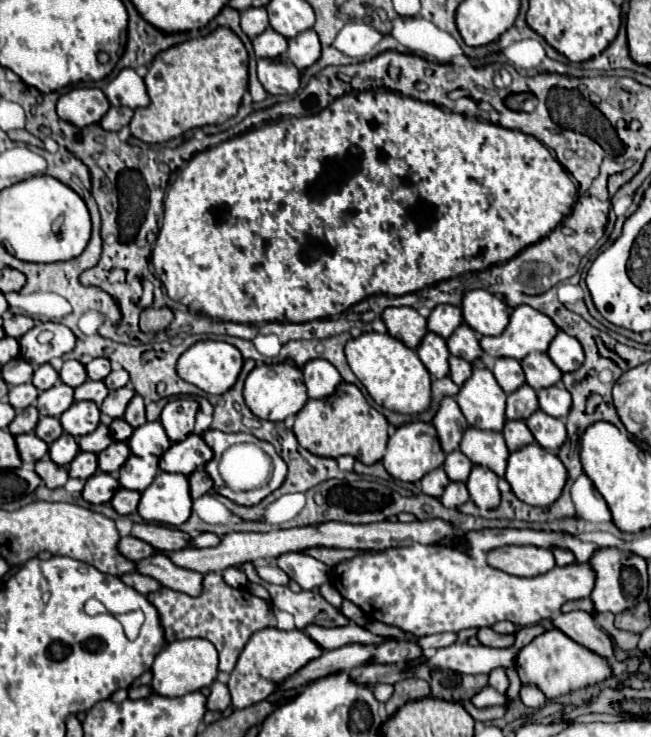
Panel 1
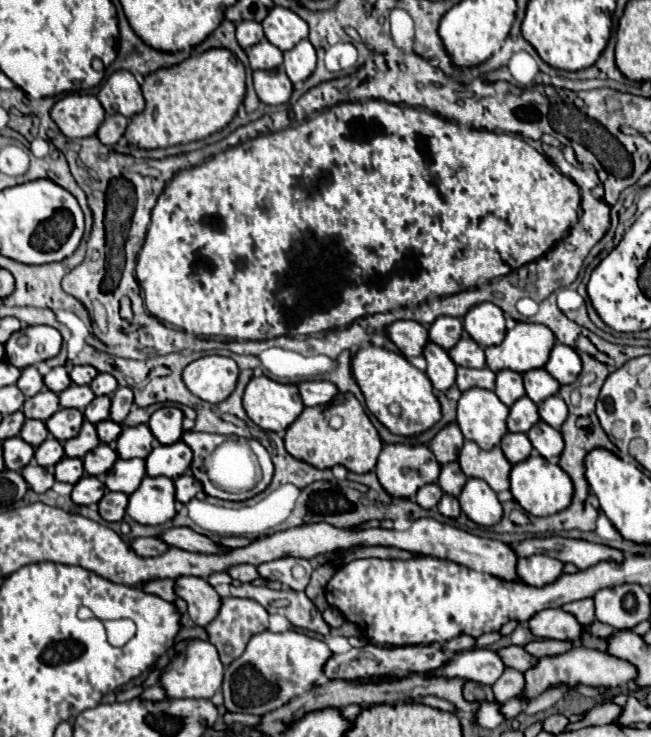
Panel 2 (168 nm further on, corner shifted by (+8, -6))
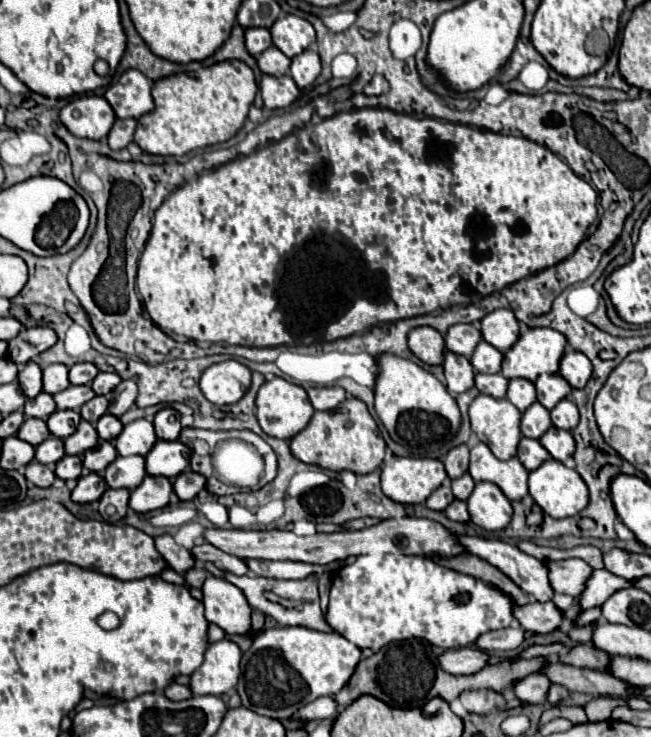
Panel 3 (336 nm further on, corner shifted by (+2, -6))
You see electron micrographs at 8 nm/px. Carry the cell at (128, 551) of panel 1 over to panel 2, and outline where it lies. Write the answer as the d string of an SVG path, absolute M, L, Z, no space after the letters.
M154 536L154 538L136 538L136 540L130 542L130 546L136 550L138 556L160 556L170 548L158 536Z

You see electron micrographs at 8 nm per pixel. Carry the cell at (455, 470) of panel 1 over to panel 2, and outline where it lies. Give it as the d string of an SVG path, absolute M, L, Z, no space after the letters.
M450 462L450 464L444 464L444 466L442 466L438 484L440 484L440 488L442 488L446 494L450 494L450 496L460 496L466 480L468 480L468 478L464 476L460 464L458 464L458 462Z

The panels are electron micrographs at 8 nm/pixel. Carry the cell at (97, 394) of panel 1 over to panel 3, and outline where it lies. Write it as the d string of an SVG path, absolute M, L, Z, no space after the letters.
M70 386L58 394L54 394L54 402L58 410L80 410L88 400L92 400L96 394L90 386Z

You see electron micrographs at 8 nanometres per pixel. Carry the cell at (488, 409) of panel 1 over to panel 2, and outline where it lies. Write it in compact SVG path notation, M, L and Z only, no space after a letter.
M470 388L462 392L458 400L458 426L466 440L476 442L480 448L488 450L500 444L502 436L508 432L506 418L510 408L500 402L500 398L482 388Z

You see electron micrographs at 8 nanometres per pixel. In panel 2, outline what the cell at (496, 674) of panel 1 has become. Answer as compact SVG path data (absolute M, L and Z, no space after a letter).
M506 668L504 674L494 682L492 690L494 690L496 700L500 700L500 702L518 698L524 692L524 674L516 672L514 668Z

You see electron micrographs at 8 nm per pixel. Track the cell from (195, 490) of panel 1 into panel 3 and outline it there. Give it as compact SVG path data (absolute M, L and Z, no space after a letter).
M192 470L178 474L176 480L174 480L174 492L182 502L194 500L204 486L206 486L206 478L202 474L192 472Z

